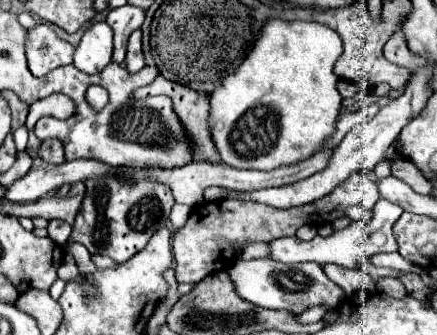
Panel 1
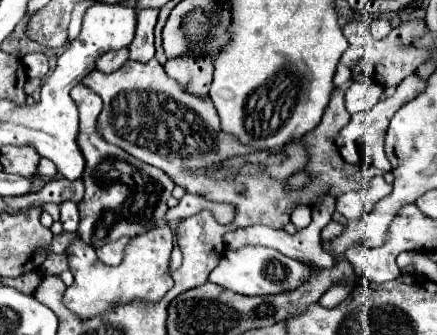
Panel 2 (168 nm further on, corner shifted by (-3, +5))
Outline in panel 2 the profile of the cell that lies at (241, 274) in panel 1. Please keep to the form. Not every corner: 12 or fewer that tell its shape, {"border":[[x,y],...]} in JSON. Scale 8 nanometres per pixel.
{"border":[[272,248],[228,250],[208,280],[244,296],[296,290],[312,268]]}

